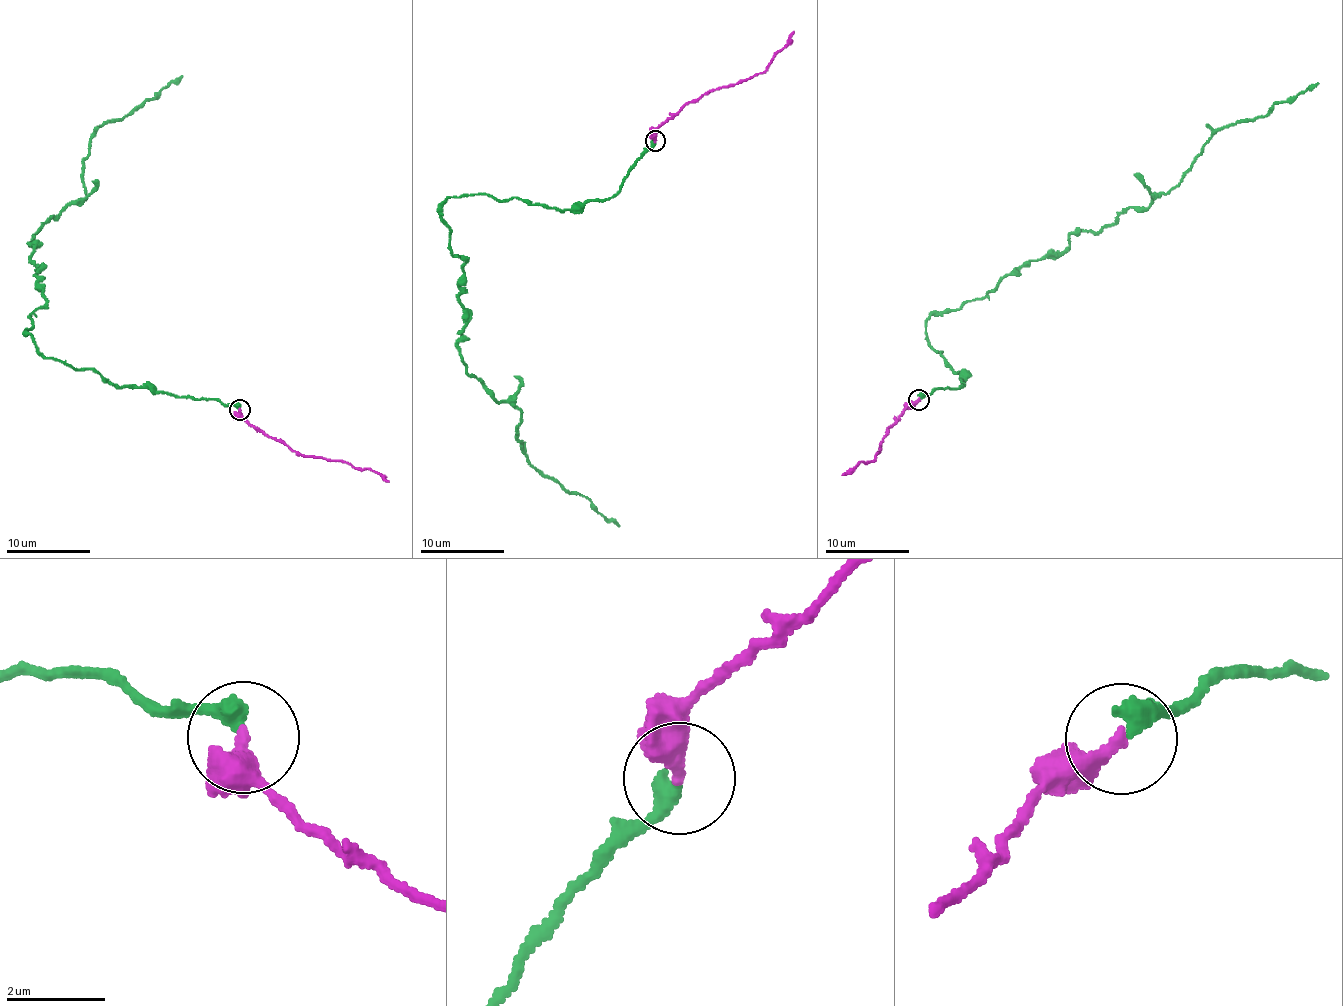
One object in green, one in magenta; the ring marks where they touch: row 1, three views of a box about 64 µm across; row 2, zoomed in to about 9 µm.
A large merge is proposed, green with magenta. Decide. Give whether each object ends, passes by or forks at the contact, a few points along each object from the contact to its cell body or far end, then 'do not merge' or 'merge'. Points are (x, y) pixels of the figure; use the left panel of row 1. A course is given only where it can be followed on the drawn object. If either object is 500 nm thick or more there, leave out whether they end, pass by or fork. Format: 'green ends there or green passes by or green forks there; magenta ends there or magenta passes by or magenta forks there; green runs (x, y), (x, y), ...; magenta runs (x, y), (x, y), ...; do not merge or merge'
green ends there; magenta ends there; green runs (240, 410), (116, 388), (46, 358), (25, 332), (45, 300), (28, 245), (86, 197), (88, 141), (181, 75); magenta runs (240, 410), (243, 417), (274, 439), (306, 456), (350, 463), (389, 481); merge

